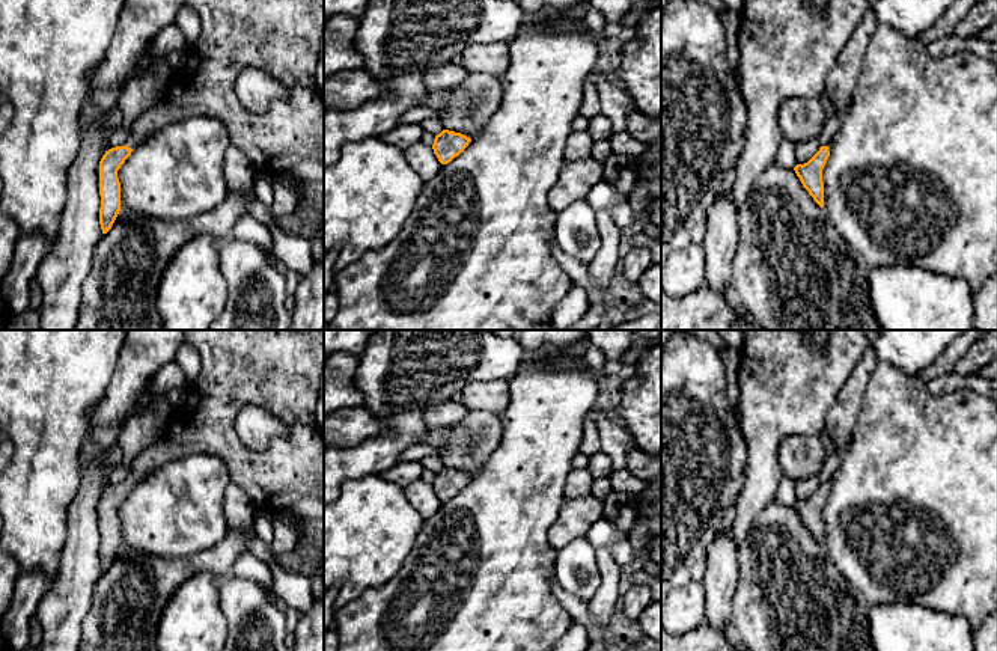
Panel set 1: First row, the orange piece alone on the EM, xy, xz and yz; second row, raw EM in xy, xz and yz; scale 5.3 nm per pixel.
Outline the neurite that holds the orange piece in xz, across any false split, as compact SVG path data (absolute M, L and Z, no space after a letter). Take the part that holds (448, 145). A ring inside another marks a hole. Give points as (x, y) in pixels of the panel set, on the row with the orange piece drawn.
M443 130L440 134L435 136L432 149L438 161L441 164L447 164L455 157L458 157L468 146L470 142L471 139L461 133Z

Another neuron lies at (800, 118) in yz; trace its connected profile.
M789 98L779 107L782 134L792 143L806 142L819 134L828 118L818 98Z

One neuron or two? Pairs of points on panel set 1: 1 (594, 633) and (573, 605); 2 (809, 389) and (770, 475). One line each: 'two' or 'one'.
1: one
2: one

